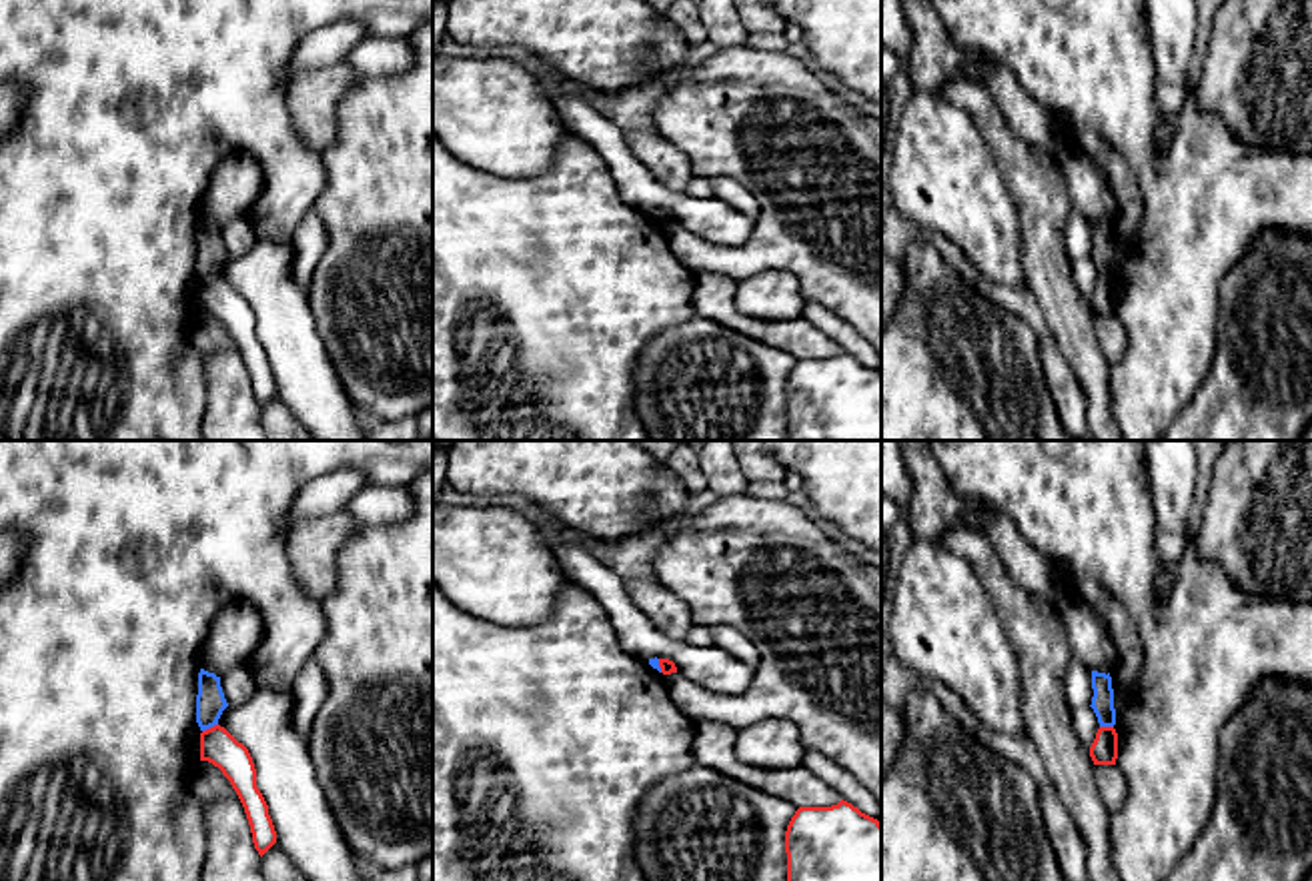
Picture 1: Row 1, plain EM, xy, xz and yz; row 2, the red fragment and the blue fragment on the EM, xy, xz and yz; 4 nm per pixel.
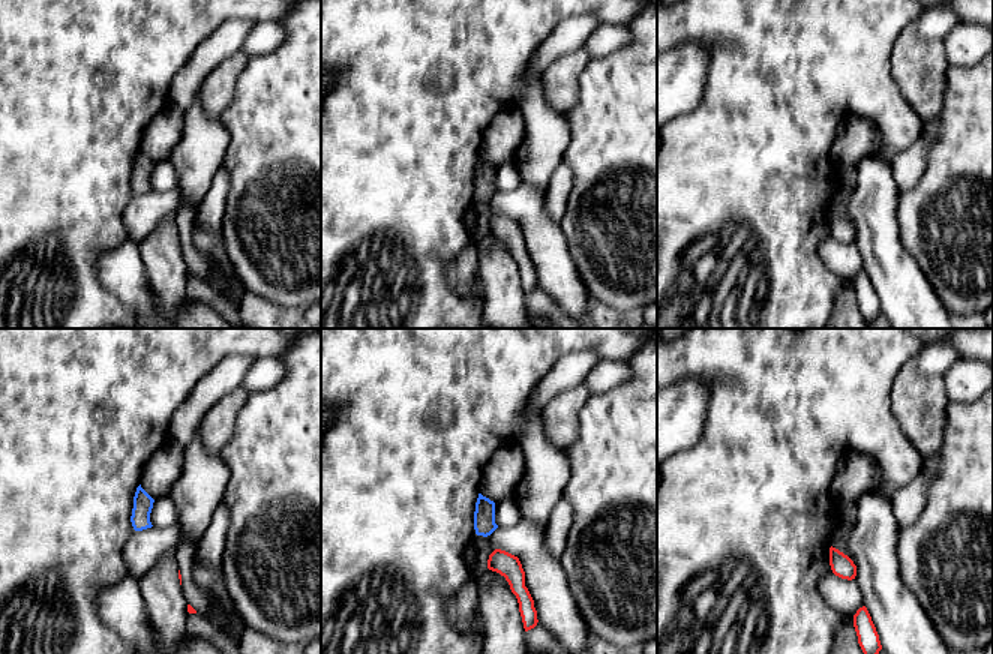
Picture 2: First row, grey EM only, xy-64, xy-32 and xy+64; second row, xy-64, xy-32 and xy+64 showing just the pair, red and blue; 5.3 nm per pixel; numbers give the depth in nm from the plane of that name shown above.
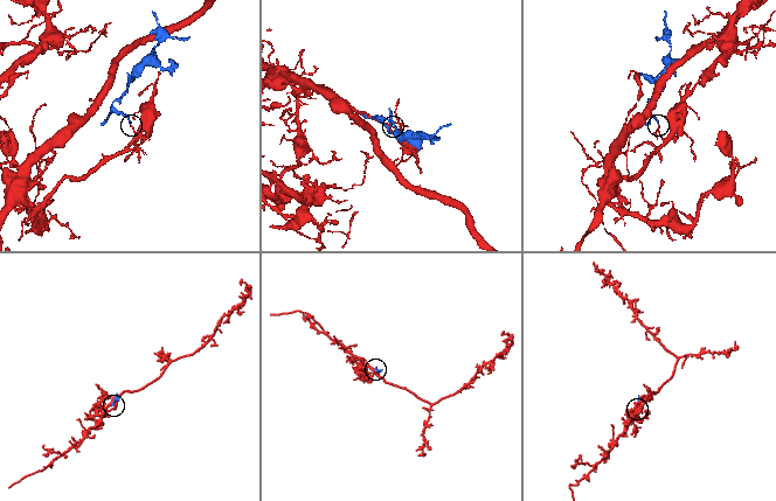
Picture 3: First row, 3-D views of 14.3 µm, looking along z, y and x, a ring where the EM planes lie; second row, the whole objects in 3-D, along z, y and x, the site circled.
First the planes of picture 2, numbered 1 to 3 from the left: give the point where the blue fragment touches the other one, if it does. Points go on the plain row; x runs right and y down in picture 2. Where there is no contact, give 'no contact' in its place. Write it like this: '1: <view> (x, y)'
1: no contact
2: no contact
3: no contact

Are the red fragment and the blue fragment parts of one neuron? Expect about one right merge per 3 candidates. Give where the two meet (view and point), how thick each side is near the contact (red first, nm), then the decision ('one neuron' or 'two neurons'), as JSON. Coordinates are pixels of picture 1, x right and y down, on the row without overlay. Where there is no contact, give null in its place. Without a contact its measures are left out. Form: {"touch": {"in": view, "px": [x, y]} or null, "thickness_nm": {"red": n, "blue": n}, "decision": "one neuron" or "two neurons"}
{"touch": {"in": "xy", "px": [211, 279]}, "thickness_nm": {"red": 140, "blue": 120}, "decision": "one neuron"}

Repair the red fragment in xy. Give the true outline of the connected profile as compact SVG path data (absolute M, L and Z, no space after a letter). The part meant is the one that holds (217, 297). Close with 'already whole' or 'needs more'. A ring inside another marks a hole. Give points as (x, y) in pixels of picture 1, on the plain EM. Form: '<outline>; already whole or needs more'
M200 220L196 246L196 274L202 282L200 312L218 318L230 332L244 358L254 400L262 408L276 394L276 382L268 366L268 356L256 338L256 320L248 300L218 276L226 258L220 228Z; needs more

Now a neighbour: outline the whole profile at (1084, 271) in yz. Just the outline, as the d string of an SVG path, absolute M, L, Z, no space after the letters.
M1080 258L1072 262L1072 276L1082 296L1090 302L1096 284L1100 280L1098 268L1092 258Z

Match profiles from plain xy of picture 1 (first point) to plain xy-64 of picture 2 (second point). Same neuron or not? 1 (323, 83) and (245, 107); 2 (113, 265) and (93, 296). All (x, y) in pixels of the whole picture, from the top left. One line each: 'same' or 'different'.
1: different
2: same

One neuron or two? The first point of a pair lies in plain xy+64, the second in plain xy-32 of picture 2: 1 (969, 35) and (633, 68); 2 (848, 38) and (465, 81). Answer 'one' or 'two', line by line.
1: two
2: one

